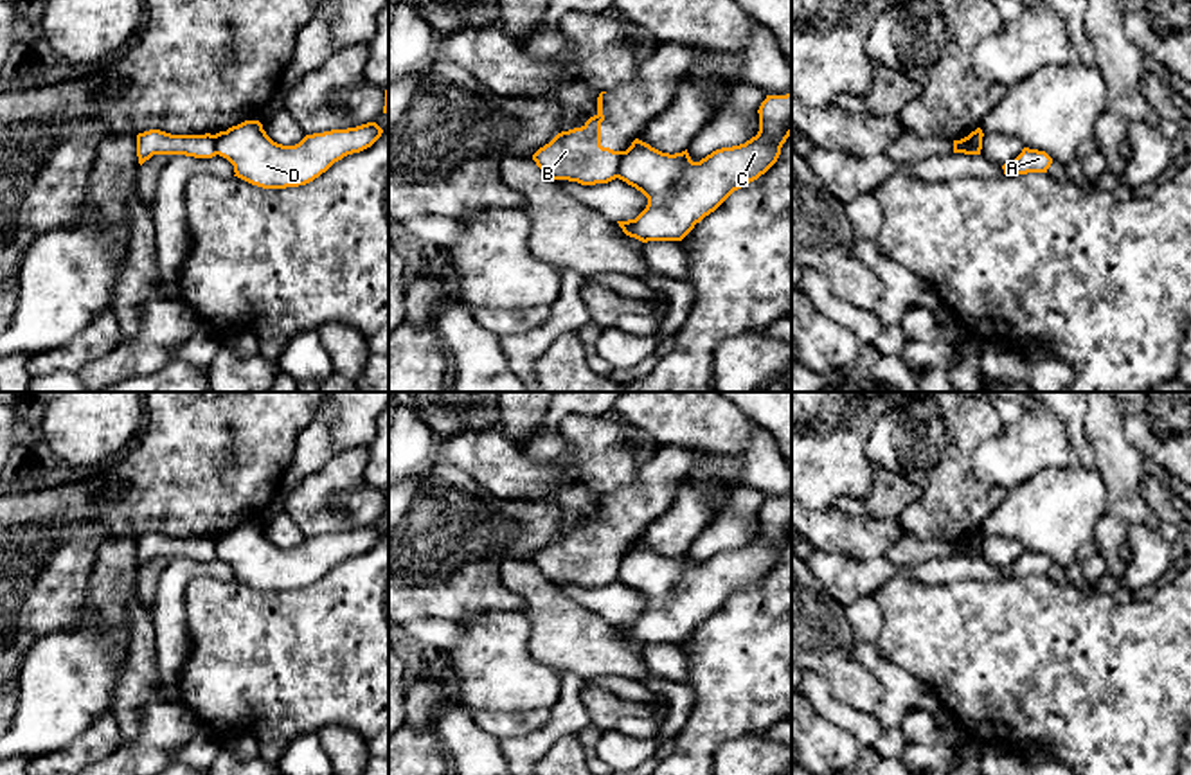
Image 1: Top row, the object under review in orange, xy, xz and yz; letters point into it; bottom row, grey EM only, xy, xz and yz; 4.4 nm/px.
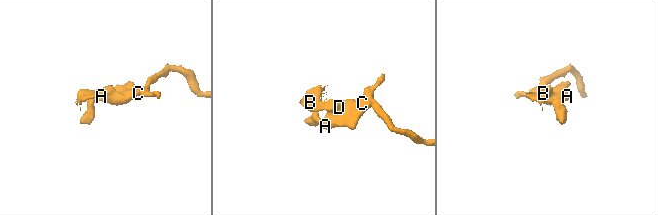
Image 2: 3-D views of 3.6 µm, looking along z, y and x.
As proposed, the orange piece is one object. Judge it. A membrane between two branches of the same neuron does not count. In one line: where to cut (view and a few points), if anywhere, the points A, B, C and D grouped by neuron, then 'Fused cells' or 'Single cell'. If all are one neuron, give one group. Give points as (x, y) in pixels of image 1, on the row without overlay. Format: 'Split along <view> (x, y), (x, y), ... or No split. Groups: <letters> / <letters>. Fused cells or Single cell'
Split along xz (625, 554), (617, 579). Groups: A C D / B. Fused cells

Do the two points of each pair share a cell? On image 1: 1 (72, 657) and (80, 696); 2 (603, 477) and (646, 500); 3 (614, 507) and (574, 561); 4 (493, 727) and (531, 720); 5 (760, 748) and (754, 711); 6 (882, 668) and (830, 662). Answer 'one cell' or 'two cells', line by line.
1: one cell
2: two cells
3: one cell
4: one cell
5: two cells
6: two cells

